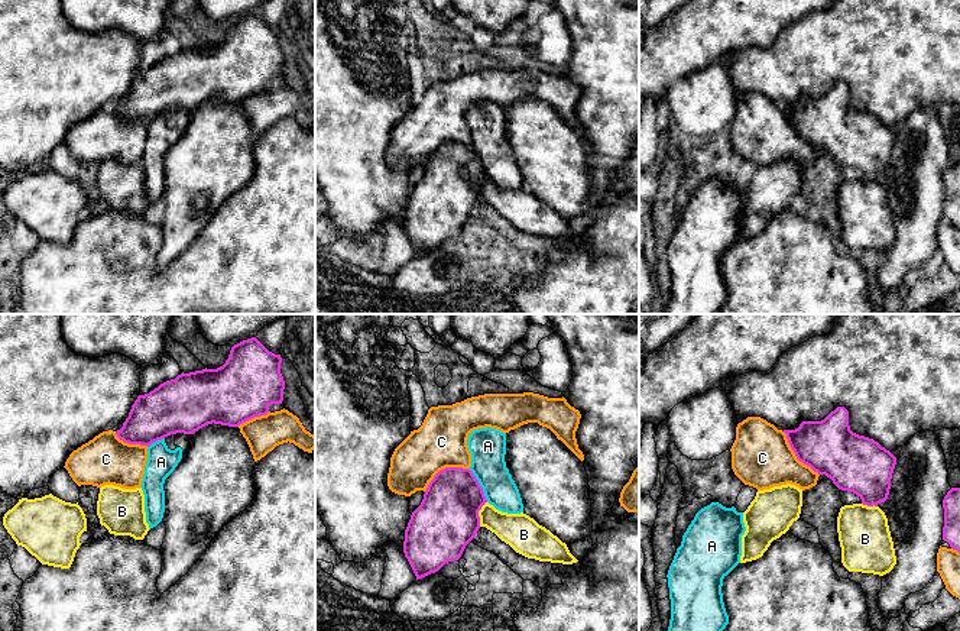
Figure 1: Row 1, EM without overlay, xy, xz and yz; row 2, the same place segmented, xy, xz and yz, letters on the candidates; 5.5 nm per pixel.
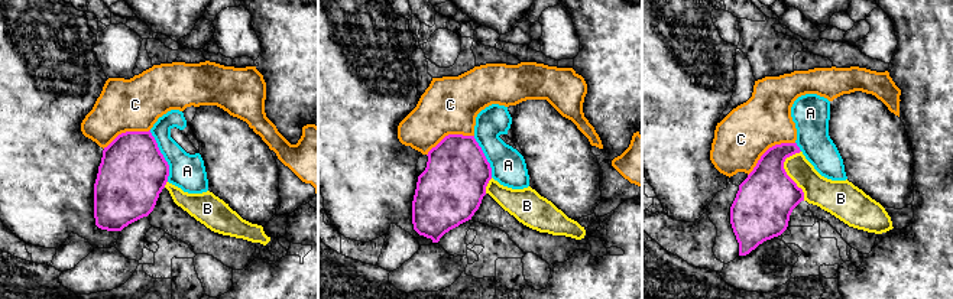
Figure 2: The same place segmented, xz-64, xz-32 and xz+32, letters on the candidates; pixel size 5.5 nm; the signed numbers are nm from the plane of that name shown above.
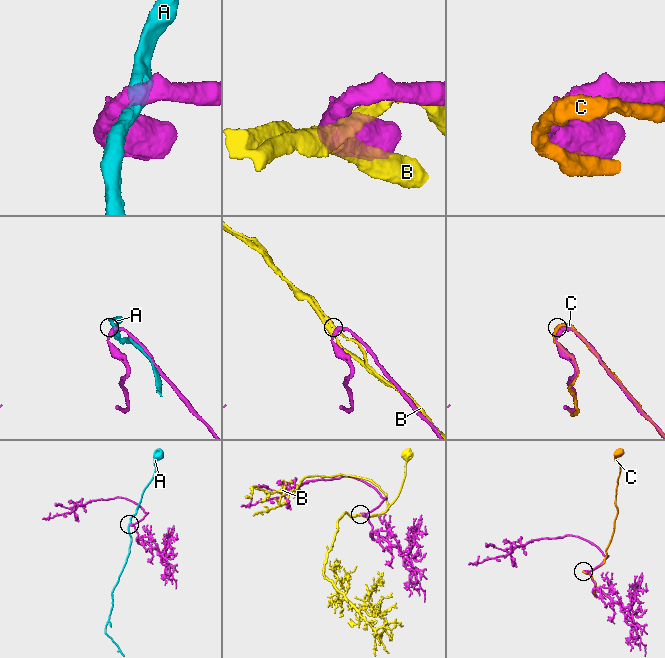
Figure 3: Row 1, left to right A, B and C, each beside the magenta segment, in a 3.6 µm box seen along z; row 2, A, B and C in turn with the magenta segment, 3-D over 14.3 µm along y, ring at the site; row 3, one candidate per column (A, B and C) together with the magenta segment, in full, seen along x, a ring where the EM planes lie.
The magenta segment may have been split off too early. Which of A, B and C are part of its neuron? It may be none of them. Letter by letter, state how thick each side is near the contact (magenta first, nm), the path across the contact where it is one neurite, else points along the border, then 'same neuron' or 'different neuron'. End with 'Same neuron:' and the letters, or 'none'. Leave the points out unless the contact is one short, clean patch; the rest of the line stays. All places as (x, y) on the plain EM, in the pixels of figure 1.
A: calibres 340 and 200 nm; different neuron
B: calibres 360 and 190 nm; different neuron
C: calibres 320 and 280 nm; same neuron
Same neuron: C

